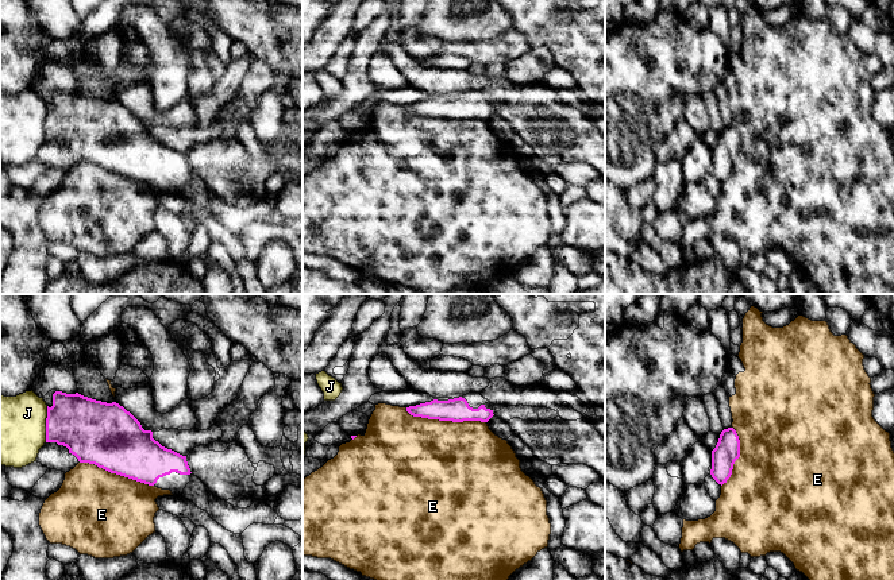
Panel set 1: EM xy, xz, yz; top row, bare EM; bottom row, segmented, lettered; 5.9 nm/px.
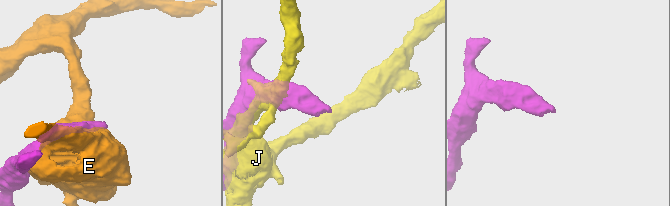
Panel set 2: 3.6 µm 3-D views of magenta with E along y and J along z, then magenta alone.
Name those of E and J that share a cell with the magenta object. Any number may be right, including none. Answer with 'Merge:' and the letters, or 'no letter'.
Merge: no letter

